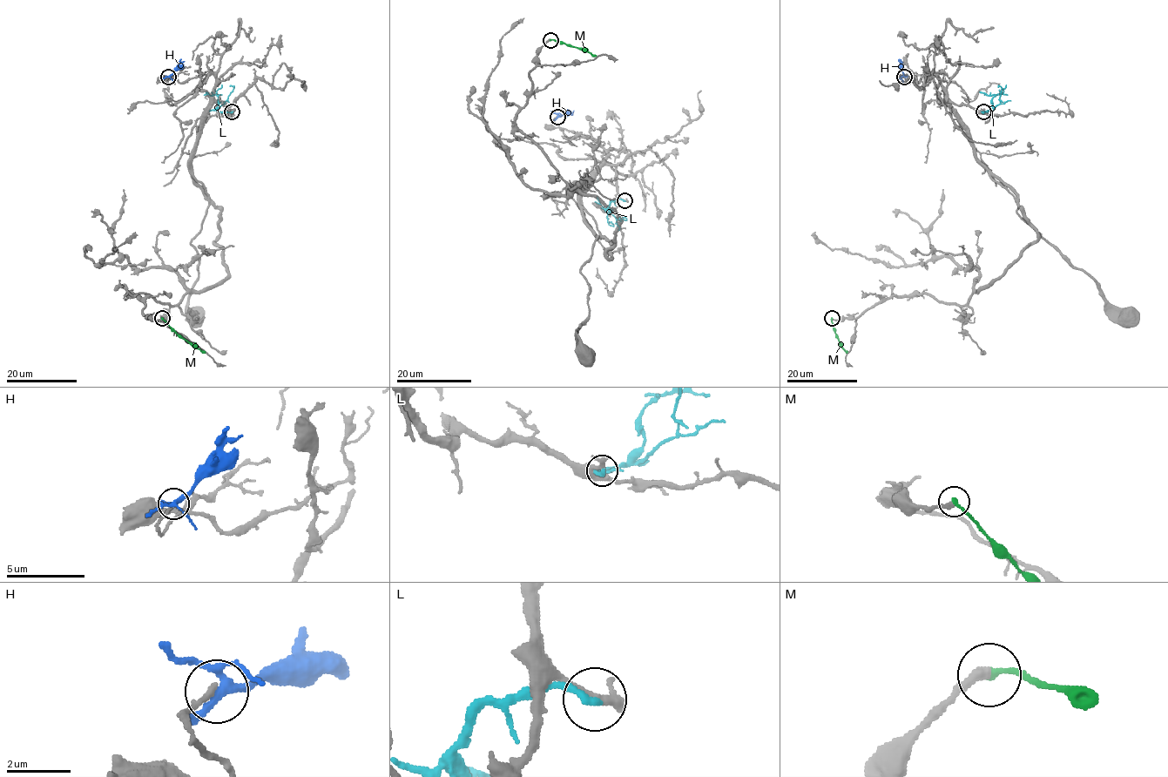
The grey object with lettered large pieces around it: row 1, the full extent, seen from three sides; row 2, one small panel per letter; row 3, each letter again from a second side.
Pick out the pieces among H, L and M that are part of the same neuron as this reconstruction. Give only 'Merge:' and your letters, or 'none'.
Merge: none

